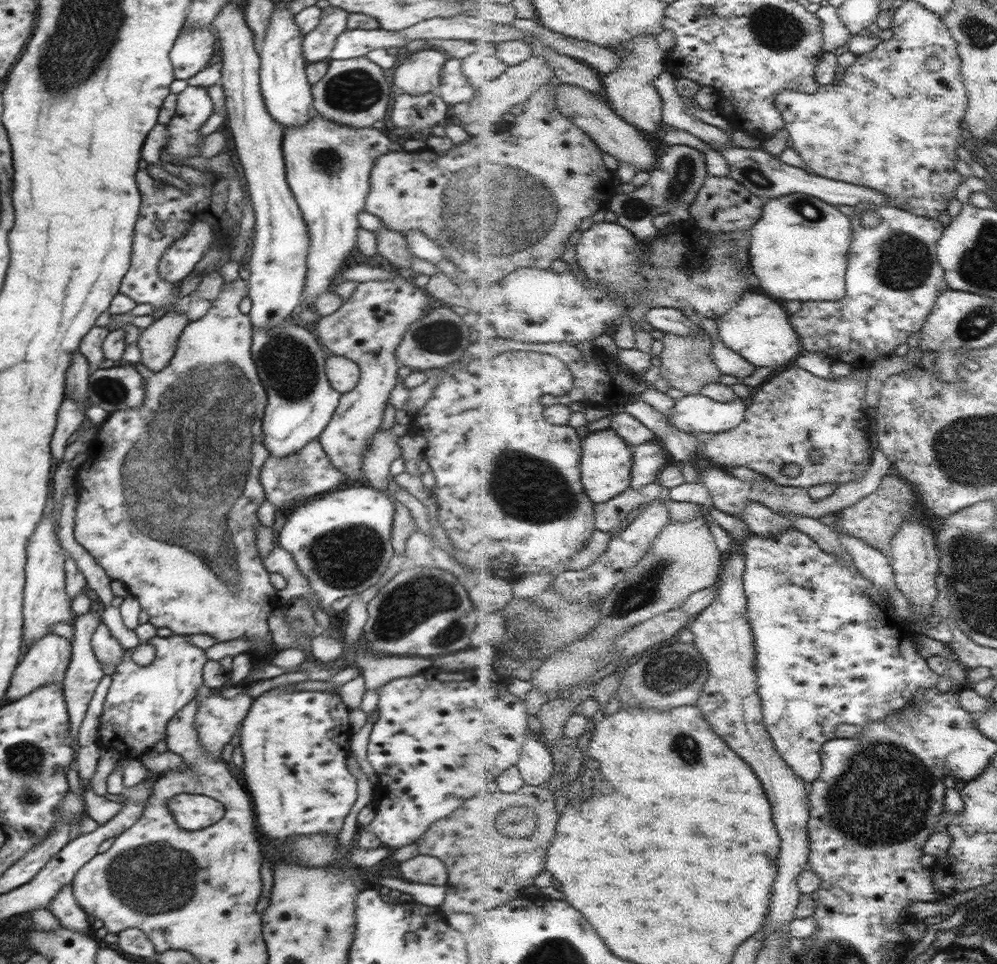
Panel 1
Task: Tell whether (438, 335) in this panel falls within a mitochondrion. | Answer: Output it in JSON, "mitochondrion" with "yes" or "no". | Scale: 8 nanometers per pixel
{"mitochondrion":"yes"}

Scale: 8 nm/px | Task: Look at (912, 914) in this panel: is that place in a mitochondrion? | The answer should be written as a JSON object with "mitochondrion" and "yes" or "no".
{"mitochondrion":"no"}

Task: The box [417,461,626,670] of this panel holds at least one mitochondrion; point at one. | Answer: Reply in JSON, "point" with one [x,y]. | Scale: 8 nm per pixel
{"point":[458,632]}

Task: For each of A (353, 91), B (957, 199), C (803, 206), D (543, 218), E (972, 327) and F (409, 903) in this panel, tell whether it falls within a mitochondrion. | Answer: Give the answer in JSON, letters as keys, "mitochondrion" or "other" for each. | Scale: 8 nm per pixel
{"A":"mitochondrion","B":"other","C":"mitochondrion","D":"mitochondrion","E":"mitochondrion","F":"other"}

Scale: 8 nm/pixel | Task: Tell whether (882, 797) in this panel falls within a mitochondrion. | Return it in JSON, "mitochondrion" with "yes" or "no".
{"mitochondrion":"yes"}

